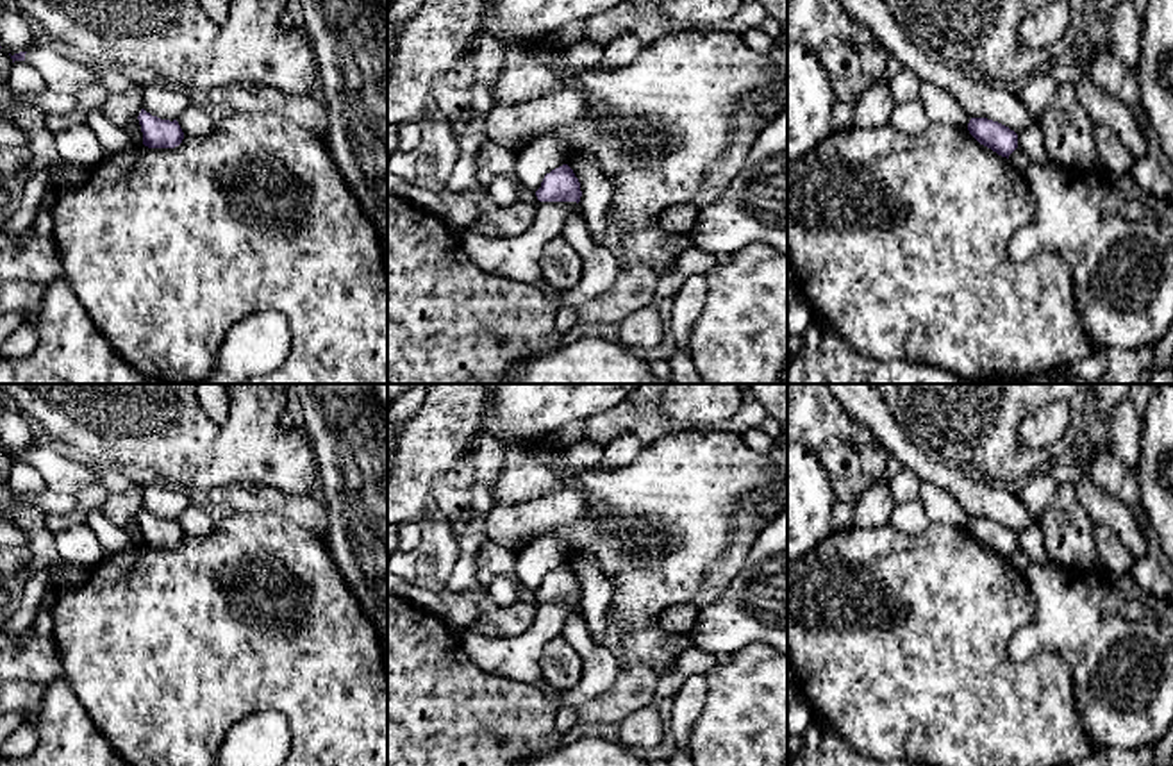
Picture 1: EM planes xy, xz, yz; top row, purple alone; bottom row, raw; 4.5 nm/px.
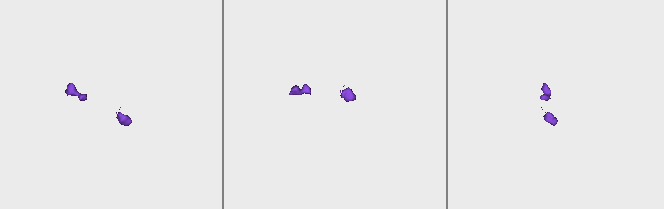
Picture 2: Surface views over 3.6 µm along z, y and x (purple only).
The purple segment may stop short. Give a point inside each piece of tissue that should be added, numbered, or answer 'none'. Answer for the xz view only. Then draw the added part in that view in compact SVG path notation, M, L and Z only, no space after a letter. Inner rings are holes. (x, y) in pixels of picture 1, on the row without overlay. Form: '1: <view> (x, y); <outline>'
none

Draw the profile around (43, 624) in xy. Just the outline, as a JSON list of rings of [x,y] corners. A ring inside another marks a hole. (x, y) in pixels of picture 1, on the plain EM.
[[[41,607],[36,614],[30,632],[41,636],[52,636],[52,630],[54,630],[52,609]]]

